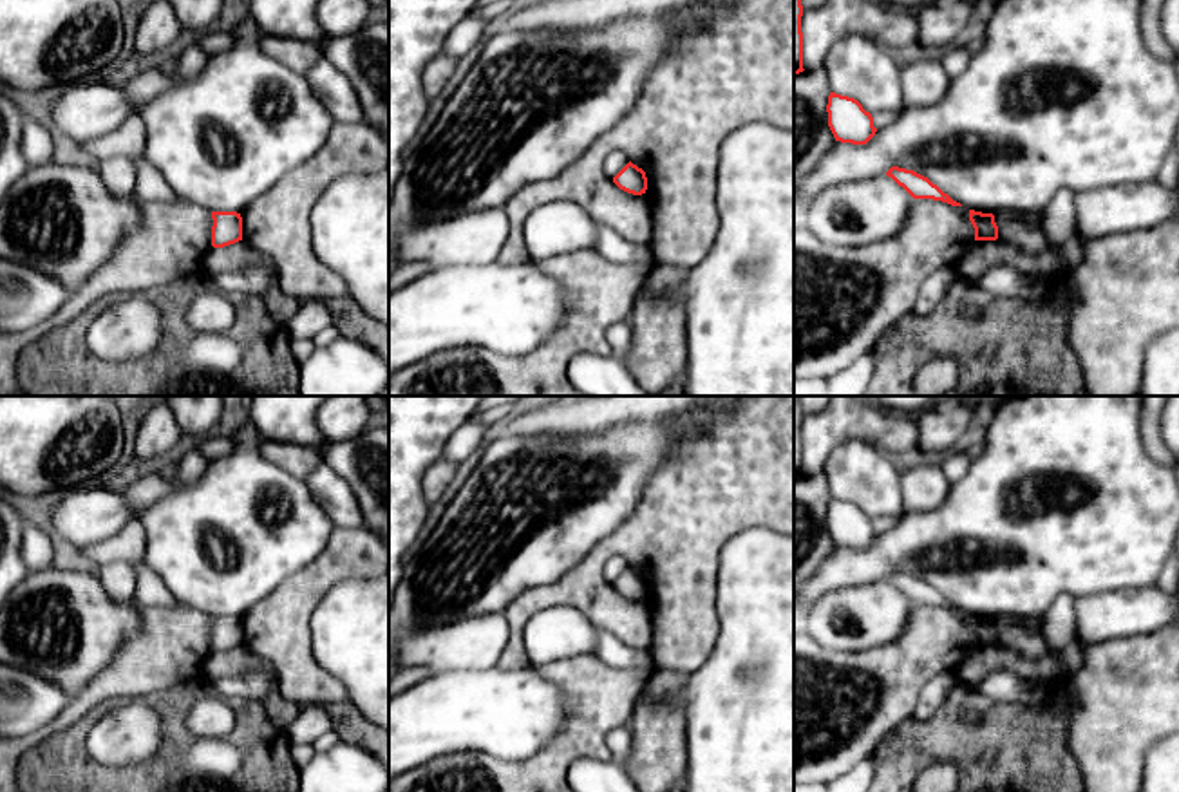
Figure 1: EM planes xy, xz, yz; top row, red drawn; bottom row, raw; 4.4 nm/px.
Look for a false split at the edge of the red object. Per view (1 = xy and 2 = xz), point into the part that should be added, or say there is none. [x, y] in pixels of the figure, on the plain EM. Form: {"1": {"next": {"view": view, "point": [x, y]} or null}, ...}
{"1": {"next": null}, "2": {"next": null}}

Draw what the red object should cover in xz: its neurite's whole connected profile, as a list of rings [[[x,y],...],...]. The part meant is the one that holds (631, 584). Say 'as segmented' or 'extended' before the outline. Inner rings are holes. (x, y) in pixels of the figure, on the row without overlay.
as segmented | [[[631,566],[613,582],[613,588],[633,600],[642,600],[647,595],[646,577]]]

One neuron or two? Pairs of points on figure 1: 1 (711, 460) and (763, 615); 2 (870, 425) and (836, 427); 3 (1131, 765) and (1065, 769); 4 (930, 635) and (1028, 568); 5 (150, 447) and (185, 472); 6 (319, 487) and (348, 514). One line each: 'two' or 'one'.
1: two
2: one
3: two
4: two
5: two
6: one

